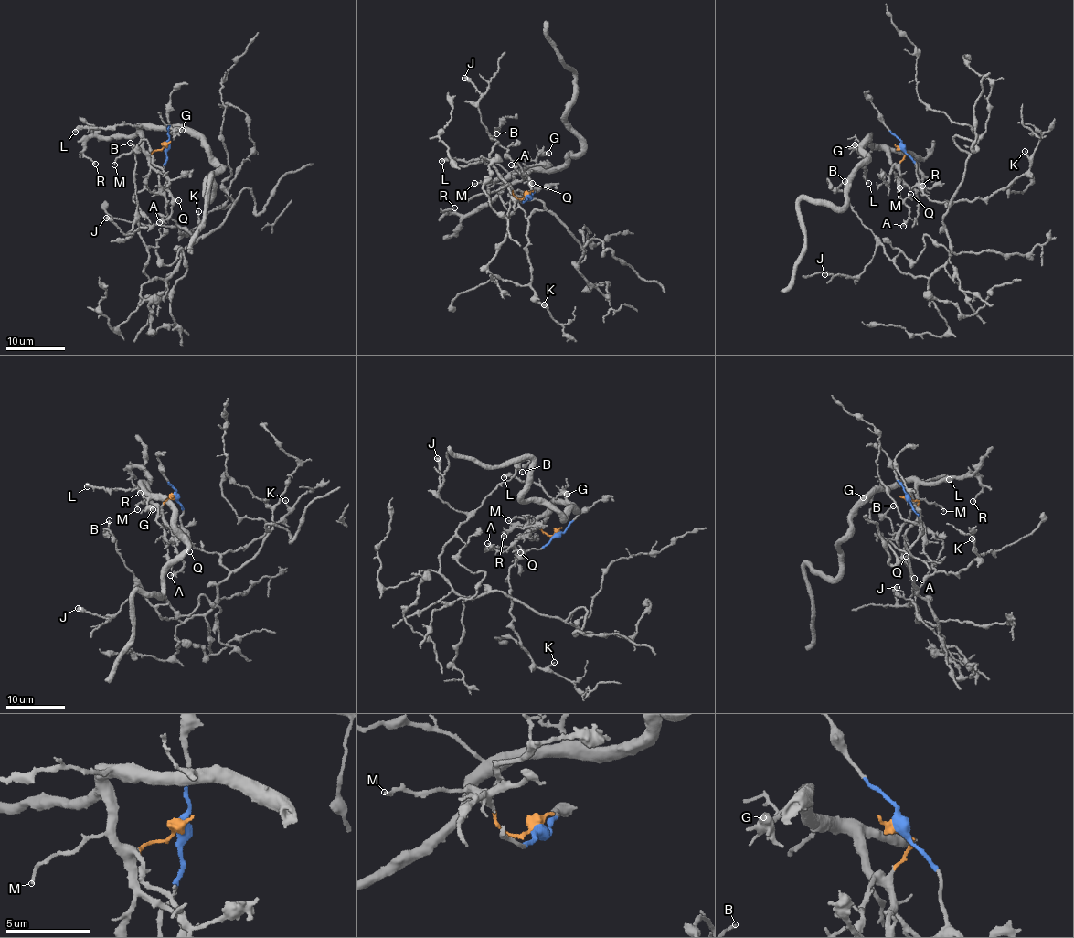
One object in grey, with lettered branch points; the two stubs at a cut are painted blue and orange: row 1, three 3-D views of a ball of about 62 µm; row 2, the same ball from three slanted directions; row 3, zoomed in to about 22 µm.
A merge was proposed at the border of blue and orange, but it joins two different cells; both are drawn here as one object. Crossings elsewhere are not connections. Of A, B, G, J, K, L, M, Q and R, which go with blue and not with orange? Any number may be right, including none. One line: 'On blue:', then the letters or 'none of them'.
On blue: B, J, K

